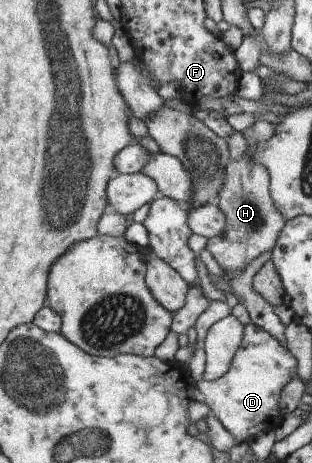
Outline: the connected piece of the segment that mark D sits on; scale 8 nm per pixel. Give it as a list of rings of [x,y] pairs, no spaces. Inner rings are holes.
[[[249,324],[243,328],[241,343],[233,354],[227,373],[215,381],[207,382],[203,379],[196,381],[193,391],[194,401],[207,403],[209,411],[238,443],[248,442],[258,433],[274,430],[282,422],[283,415],[277,407],[279,405],[279,395],[281,395],[283,385],[290,381],[295,371],[296,359],[283,347],[283,344],[265,333],[261,328]]]

